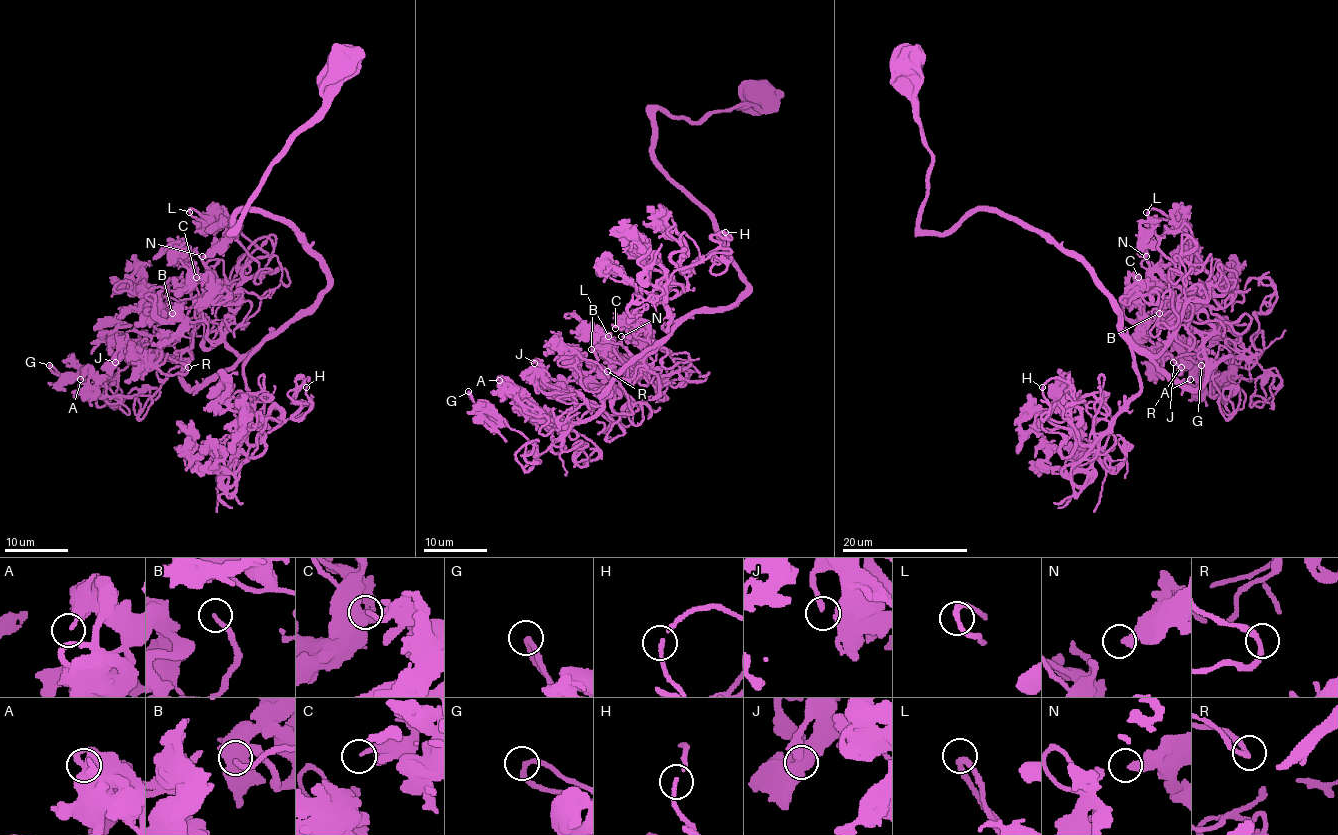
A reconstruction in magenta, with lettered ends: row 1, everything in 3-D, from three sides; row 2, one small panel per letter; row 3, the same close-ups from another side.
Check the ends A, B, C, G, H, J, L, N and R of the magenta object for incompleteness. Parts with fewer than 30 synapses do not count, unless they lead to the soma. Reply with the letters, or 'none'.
H

